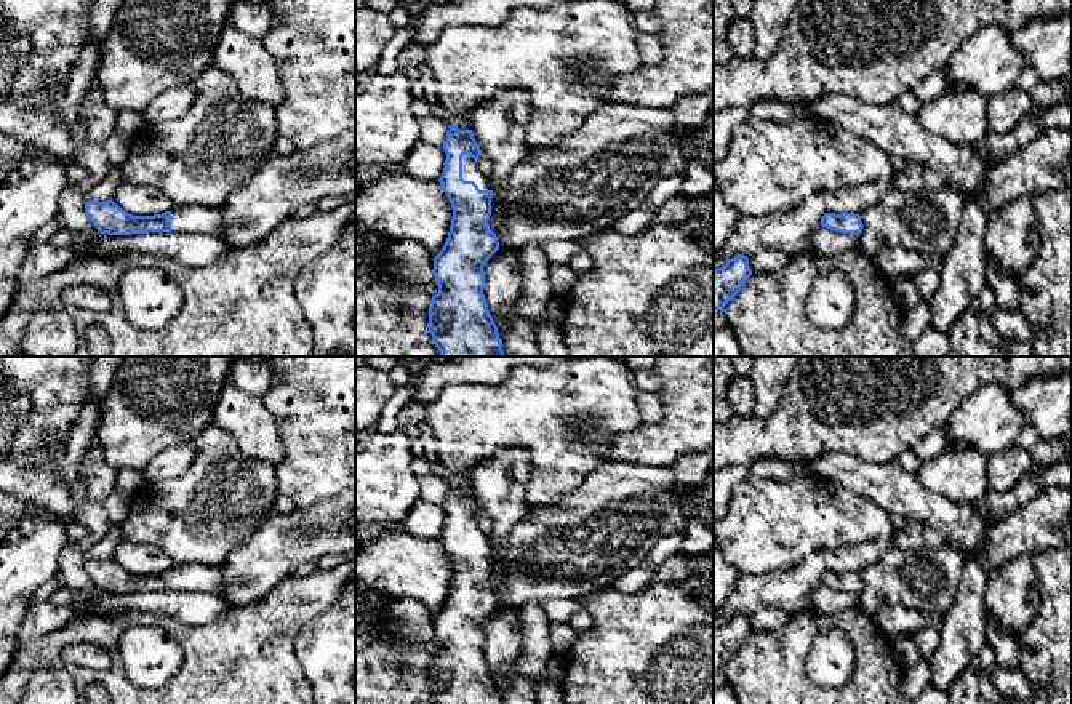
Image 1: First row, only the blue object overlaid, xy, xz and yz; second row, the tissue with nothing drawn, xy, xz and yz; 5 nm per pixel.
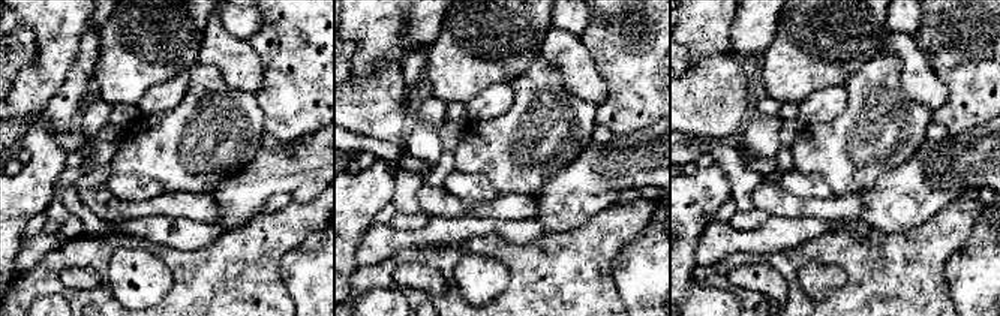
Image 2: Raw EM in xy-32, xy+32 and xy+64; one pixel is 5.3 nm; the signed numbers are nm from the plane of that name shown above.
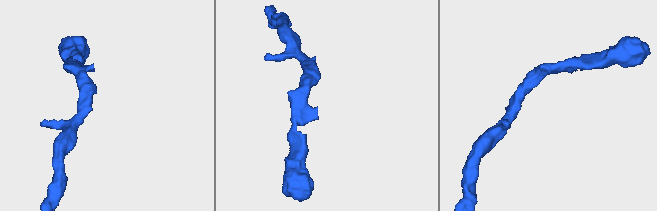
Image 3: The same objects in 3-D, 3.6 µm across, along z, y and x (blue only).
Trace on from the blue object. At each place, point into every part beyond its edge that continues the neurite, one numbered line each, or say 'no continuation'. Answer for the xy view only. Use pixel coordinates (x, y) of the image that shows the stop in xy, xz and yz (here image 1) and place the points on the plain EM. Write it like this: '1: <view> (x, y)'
1: xy (184, 578)

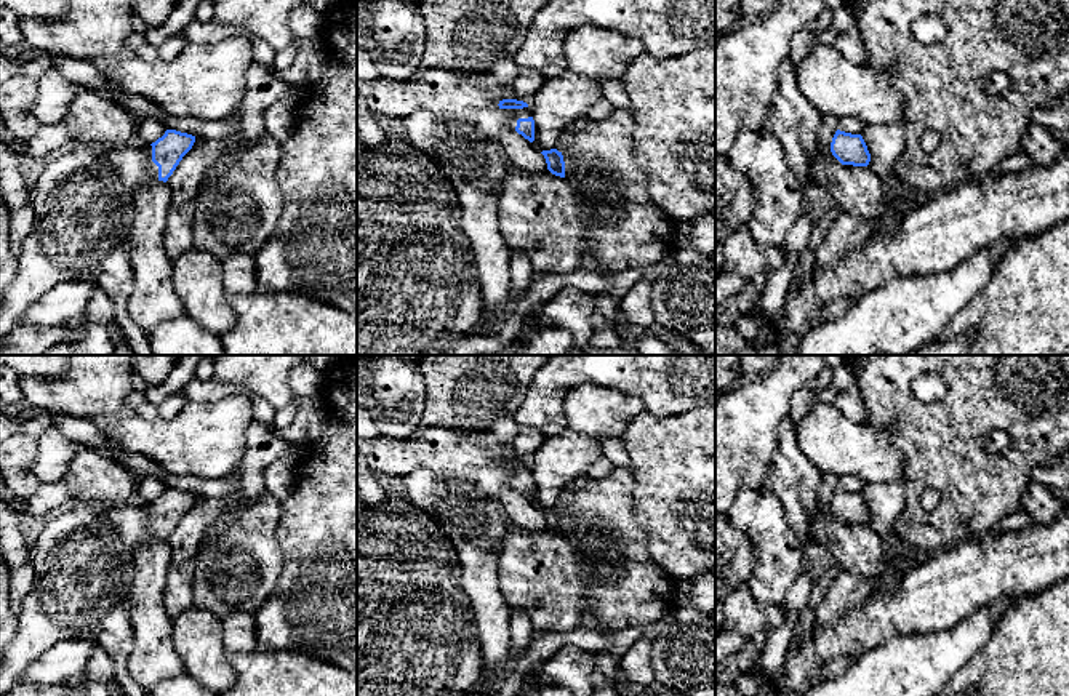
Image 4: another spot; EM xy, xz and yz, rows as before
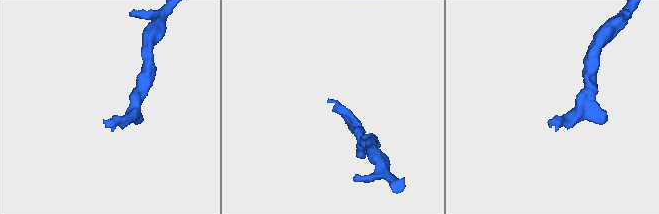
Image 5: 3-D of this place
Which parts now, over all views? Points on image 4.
1: xz (472, 456)

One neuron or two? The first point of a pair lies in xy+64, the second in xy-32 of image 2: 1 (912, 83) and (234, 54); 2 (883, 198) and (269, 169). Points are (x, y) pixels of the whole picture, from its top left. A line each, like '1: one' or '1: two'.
1: one
2: one

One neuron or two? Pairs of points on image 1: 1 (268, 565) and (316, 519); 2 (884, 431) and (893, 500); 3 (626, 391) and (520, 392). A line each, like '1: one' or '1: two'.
1: one
2: two
3: one

